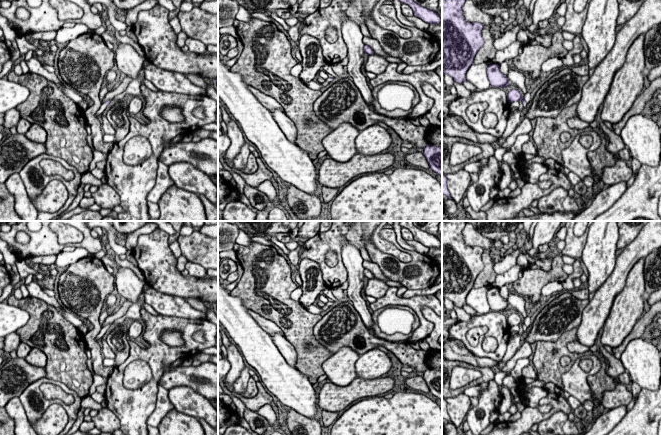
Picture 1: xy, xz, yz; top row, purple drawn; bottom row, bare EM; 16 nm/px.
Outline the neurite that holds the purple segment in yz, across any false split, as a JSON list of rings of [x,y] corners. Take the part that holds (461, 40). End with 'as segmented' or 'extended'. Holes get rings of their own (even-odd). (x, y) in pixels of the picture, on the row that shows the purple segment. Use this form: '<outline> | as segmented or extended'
[[[442,0],[442,74],[448,74],[459,84],[467,81],[467,70],[484,44],[484,25],[465,21],[465,1]]] | as segmented

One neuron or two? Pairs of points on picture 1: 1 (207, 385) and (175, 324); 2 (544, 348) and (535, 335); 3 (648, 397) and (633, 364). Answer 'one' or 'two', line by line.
1: two
2: two
3: two

